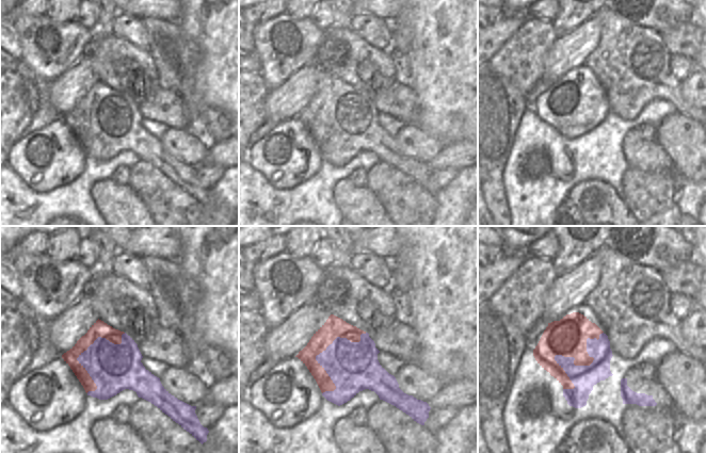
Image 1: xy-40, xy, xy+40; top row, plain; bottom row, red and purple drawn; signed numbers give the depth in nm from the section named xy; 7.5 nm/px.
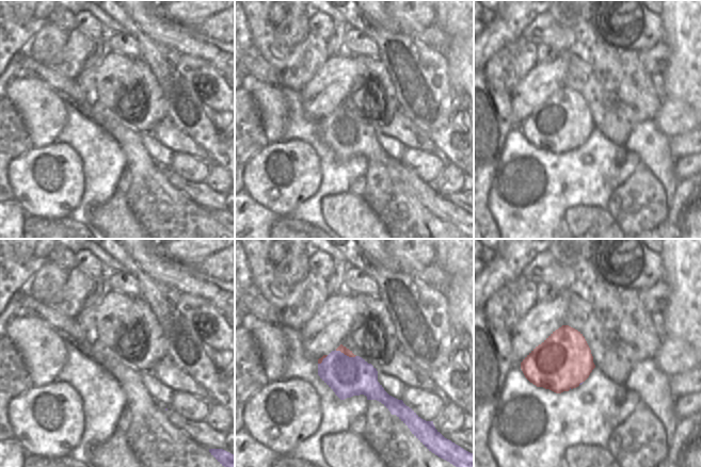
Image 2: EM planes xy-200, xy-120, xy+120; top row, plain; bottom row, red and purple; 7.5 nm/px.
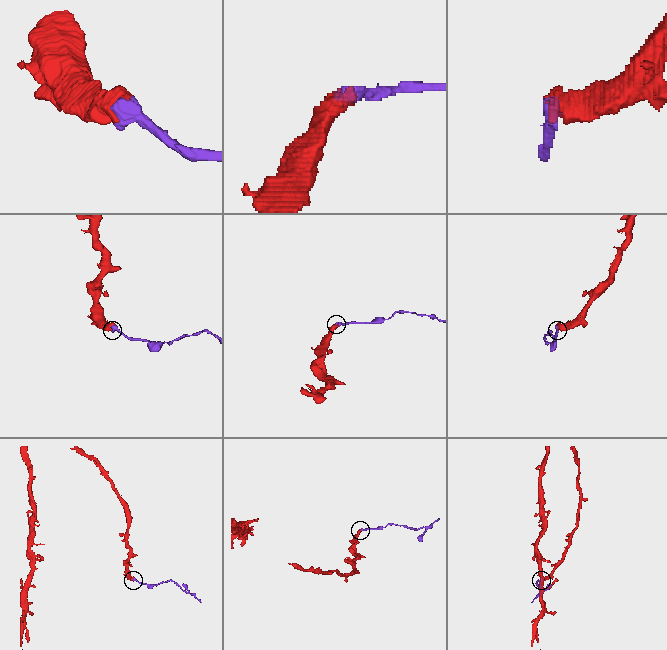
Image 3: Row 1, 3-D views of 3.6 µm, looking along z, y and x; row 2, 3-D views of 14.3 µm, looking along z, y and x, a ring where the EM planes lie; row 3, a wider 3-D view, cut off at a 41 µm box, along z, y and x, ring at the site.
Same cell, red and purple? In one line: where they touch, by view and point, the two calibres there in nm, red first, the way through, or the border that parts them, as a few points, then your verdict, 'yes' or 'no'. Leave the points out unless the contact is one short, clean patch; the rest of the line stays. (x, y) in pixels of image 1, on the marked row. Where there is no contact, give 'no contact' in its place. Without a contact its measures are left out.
contact xy+40 (574, 360); calibres 280 and 190 nm; no

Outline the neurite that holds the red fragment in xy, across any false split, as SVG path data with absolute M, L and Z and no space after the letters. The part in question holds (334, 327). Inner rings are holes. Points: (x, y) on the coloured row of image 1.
M331 314L296 356L277 361L272 370L258 378L247 390L245 400L274 427L285 428L299 425L321 408L323 392L336 389L324 368L316 360L316 356L325 351L337 337L347 338L351 342L359 342L362 334L366 331Z

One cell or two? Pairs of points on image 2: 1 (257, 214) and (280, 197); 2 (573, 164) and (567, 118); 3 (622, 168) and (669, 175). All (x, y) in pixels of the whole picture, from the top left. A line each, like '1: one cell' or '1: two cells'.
1: two cells
2: two cells
3: two cells

